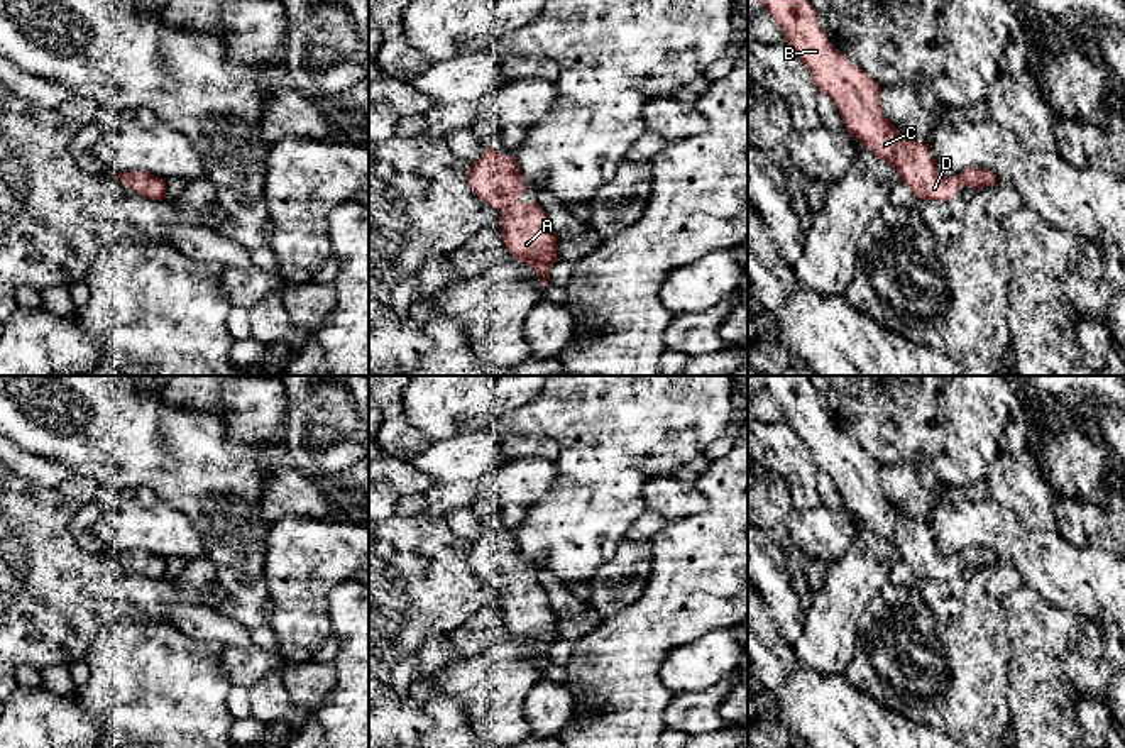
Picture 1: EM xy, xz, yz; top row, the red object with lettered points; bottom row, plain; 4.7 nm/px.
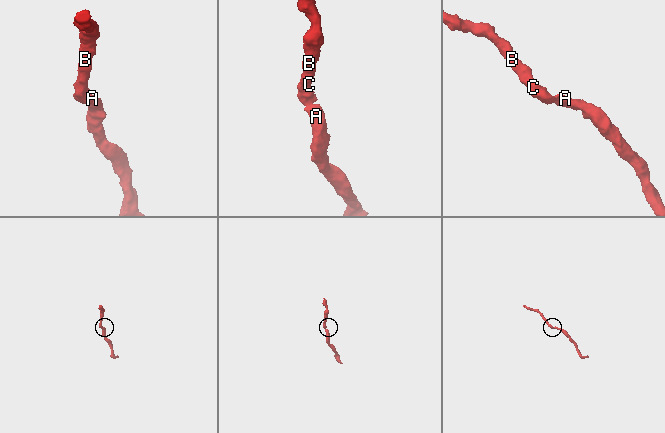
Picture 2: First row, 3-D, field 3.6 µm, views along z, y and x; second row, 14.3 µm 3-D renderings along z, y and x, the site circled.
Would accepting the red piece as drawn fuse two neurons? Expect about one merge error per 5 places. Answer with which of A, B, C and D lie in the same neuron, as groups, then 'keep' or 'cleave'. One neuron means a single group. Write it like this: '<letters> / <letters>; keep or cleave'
A B C D; keep

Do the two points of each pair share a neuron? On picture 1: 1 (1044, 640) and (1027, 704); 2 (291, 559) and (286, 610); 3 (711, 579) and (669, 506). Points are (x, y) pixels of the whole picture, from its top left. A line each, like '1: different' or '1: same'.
1: same
2: same
3: different

